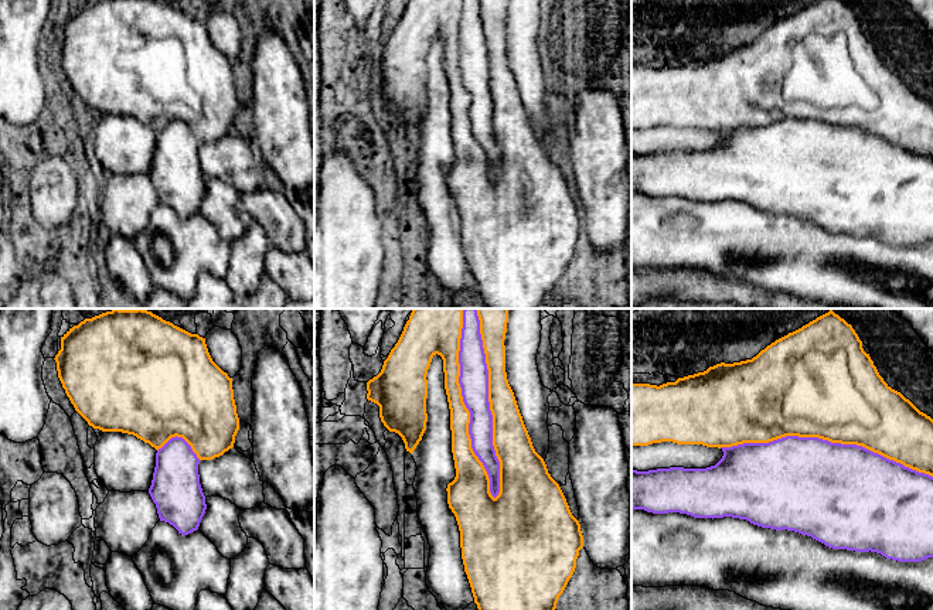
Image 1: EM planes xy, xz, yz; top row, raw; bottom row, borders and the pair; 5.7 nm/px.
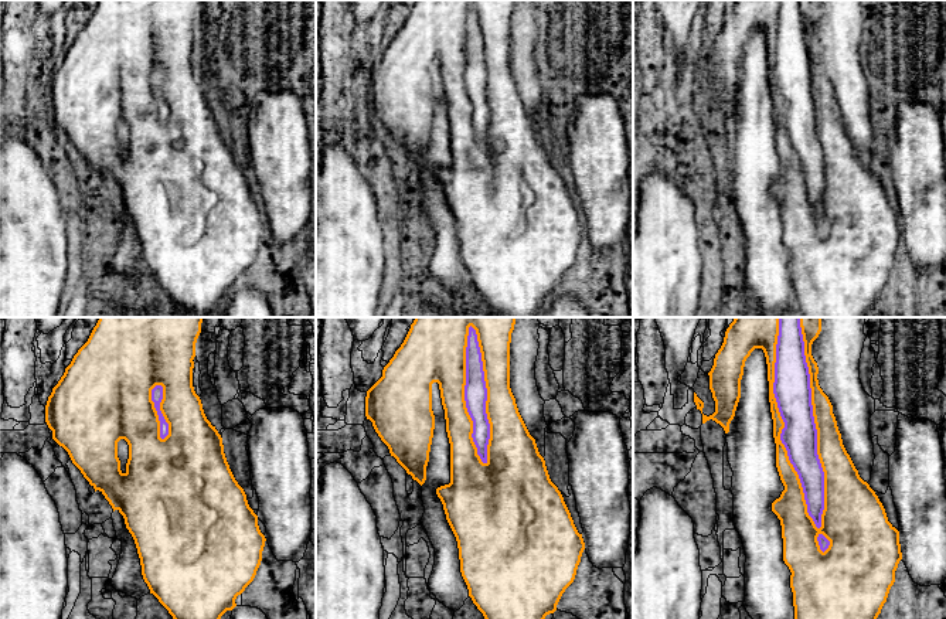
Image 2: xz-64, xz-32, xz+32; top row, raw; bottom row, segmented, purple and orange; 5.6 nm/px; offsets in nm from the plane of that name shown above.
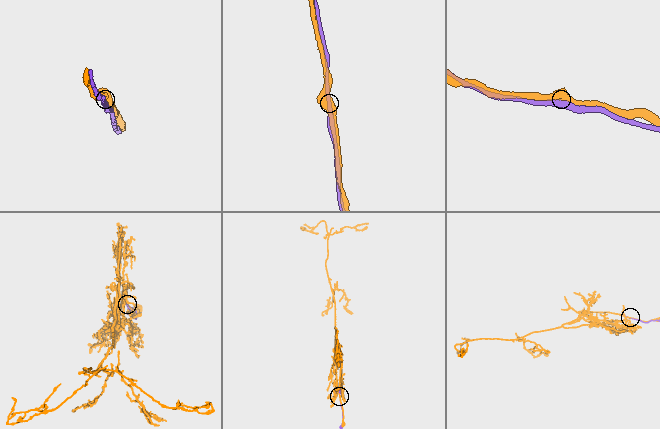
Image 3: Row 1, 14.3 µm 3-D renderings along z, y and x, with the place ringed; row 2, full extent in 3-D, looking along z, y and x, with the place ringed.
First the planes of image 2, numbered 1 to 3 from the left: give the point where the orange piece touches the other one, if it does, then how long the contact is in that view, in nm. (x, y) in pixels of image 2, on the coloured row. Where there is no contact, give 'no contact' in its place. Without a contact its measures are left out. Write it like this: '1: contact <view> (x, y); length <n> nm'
1: contact xz-64 (157, 412); length 320 nm
2: contact xz-32 (486, 394); length 800 nm
3: contact xz+32 (785, 424); length 1200 nm

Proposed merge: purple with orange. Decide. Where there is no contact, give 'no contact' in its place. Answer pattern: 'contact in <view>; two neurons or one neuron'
contact in xz; two neurons

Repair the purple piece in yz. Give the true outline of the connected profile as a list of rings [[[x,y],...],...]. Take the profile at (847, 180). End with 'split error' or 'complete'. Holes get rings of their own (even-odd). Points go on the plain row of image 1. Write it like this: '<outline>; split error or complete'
[[[786,119],[769,126],[721,130],[722,142],[706,151],[631,153],[631,191],[653,197],[680,195],[694,201],[732,200],[776,214],[787,212],[832,232],[876,235],[898,245],[933,241],[933,160],[862,129],[818,120]]]; complete

